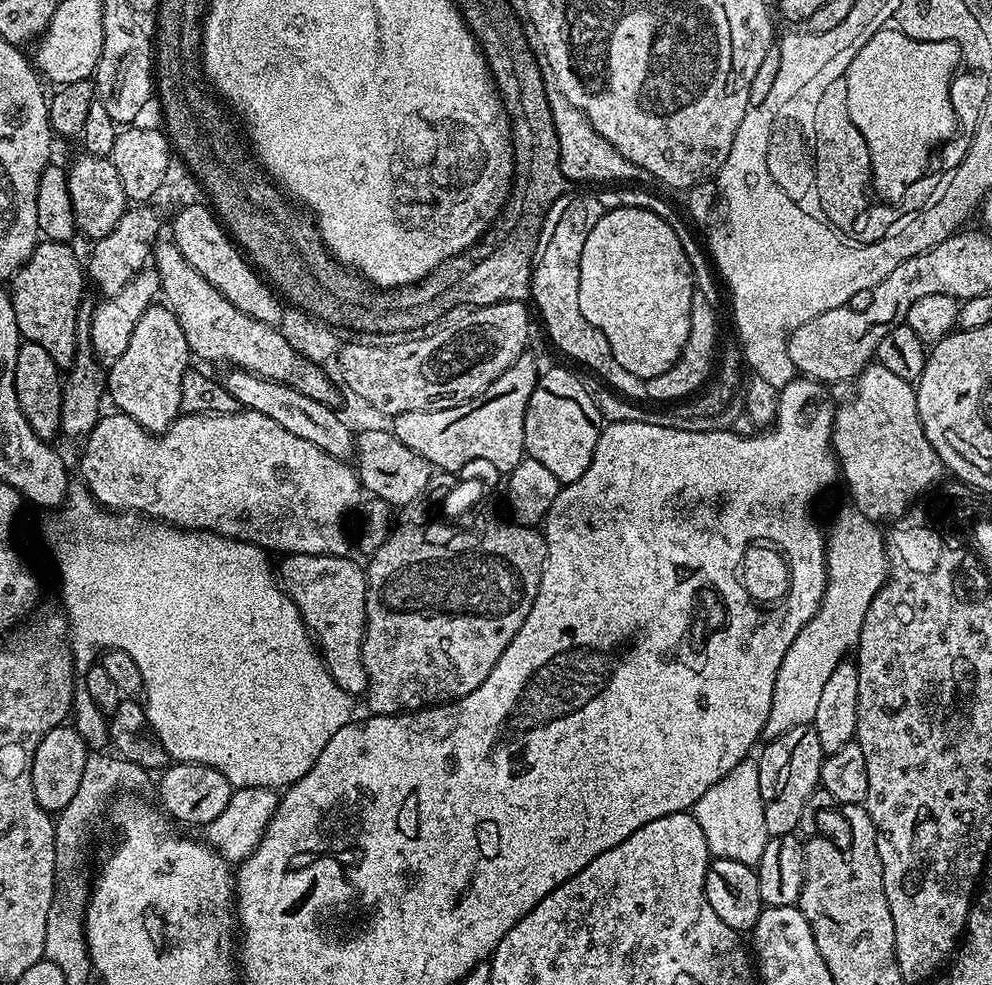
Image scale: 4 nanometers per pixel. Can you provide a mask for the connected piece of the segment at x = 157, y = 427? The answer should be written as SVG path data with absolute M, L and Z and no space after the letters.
M156 302L149 307L138 324L134 327L134 332L130 337L130 344L123 351L122 356L110 364L107 369L107 395L114 403L115 411L124 412L138 426L142 426L147 432L162 433L168 429L181 415L180 403L182 402L182 378L184 373L189 371L190 353L186 334L182 334L182 326L178 326L178 318L173 314L171 308L163 303Z

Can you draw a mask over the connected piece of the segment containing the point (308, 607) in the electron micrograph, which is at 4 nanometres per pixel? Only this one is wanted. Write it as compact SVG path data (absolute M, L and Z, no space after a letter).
M288 554L278 564L278 580L287 596L298 606L305 626L314 637L324 665L330 670L334 682L354 698L367 693L368 675L360 661L366 626L366 586L368 577L348 556L311 556Z

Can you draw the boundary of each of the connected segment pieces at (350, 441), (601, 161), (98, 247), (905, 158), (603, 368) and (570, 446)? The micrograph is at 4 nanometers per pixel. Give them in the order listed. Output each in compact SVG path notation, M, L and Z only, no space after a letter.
M241 368L228 370L228 373L222 377L222 383L230 394L234 394L241 409L266 414L266 418L274 418L274 422L278 422L282 430L290 430L290 434L295 434L297 438L306 438L306 442L314 442L318 450L326 450L326 454L334 458L345 462L353 459L356 451L353 429L350 430L344 425L343 418L335 412L337 409L333 405L314 402L314 398L306 398L306 394L294 390L288 384L267 380L264 376Z
M545 79L544 85L546 98L550 102L550 114L554 114L554 130L558 130L562 174L568 181L585 180L597 186L635 186L647 190L653 187L652 175L642 170L642 166L634 166L630 158L622 158L622 154L618 154L618 150L614 150L614 146L610 146L610 142L606 142L606 138L602 138L594 126L590 126L586 114L582 114L582 110L578 110L578 106L574 106L574 102L570 102L562 90L558 90L556 80Z
M132 206L124 213L123 218L106 234L106 238L95 241L91 245L92 253L86 256L86 276L105 292L105 297L111 298L135 275L138 275L149 263L154 252L154 245L157 243L160 232L160 220L152 206Z
M895 26L882 27L875 39L888 40L888 64L868 64L867 51L855 54L843 73L847 85L846 104L849 106L850 122L858 128L869 150L871 191L884 199L881 201L896 206L901 203L906 190L926 176L928 159L931 156L933 159L937 149L957 135L958 121L951 104L951 82L962 64L961 45L954 41L915 41Z
M591 194L591 196L576 196L573 198L572 201L569 202L568 205L565 206L564 209L561 207L559 209L560 217L556 220L556 225L551 228L550 231L547 233L546 239L543 241L542 247L538 253L538 259L535 261L534 267L532 269L532 294L530 297L531 303L534 305L536 303L536 308L540 311L540 316L544 319L544 328L548 331L548 336L550 339L556 343L556 348L560 352L565 352L566 355L569 356L572 360L577 360L580 364L585 364L587 371L589 373L595 374L597 377L600 378L609 388L615 390L617 393L623 394L625 397L631 398L633 401L636 402L644 402L648 400L647 392L646 392L646 384L642 378L638 378L634 374L630 374L630 370L626 370L619 364L618 358L614 358L614 354L610 350L610 342L606 342L606 334L602 334L602 330L598 330L594 326L590 326L590 322L586 322L586 318L582 318L582 310L578 306L578 282L580 281L580 259L582 258L582 246L586 246L586 238L590 234L590 230L594 230L594 226L598 226L598 218L602 218L604 216L605 210L600 203L599 198L596 194Z
M548 368L536 377L534 394L530 394L530 402L526 406L524 419L524 450L531 459L542 462L542 466L550 469L550 474L560 480L561 485L574 482L586 474L590 462L594 458L594 450L598 446L598 438L602 427L602 419L594 401L582 388L580 376L568 368Z

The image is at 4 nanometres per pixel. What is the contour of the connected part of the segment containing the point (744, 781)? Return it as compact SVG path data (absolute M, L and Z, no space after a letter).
M752 758L742 761L734 766L734 770L730 770L730 774L710 786L710 790L698 798L694 815L698 826L702 826L702 834L706 834L708 851L715 859L730 858L743 864L757 864L769 837L757 761Z

